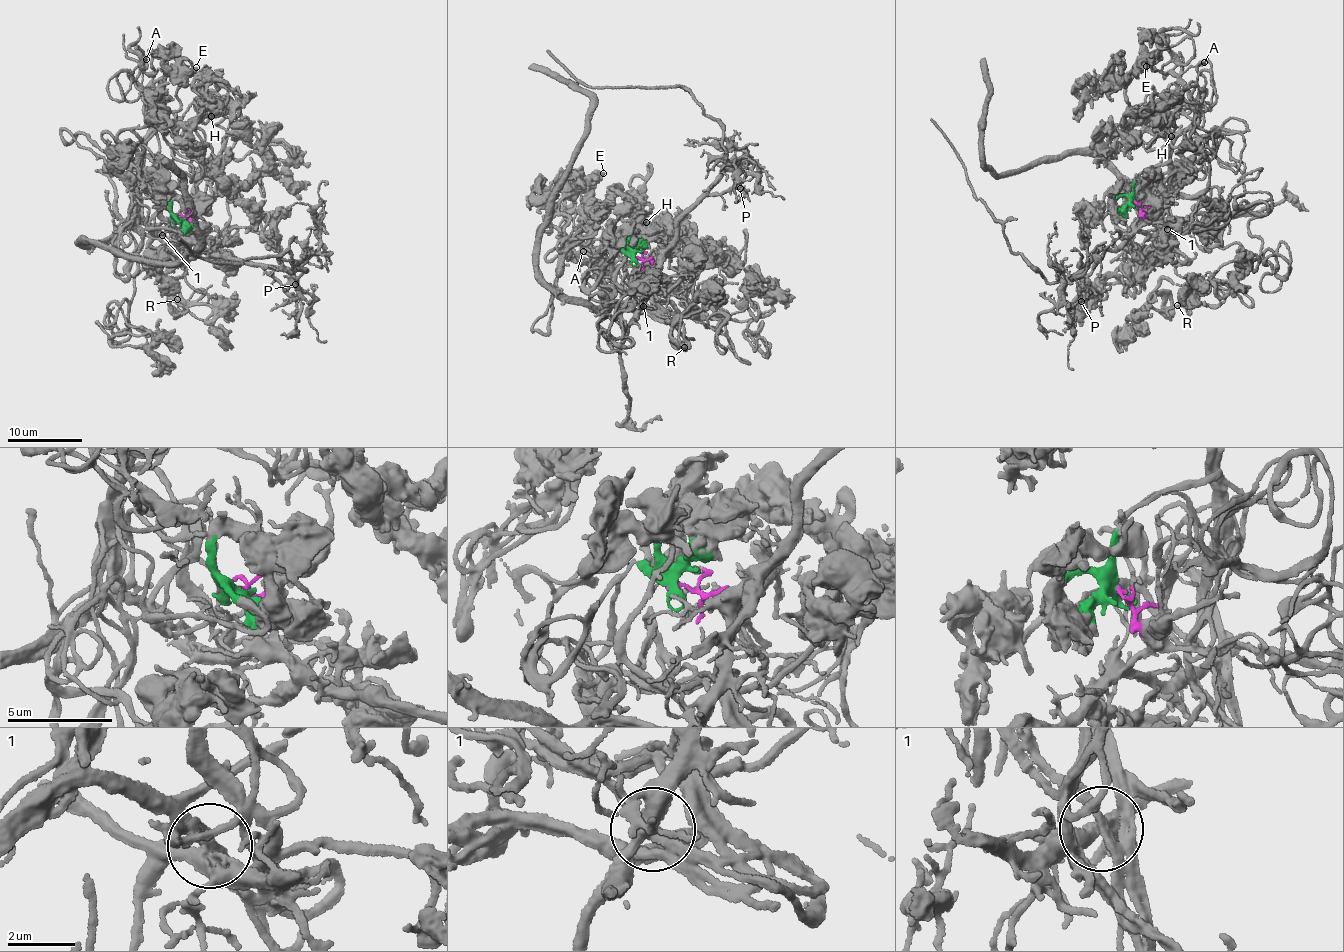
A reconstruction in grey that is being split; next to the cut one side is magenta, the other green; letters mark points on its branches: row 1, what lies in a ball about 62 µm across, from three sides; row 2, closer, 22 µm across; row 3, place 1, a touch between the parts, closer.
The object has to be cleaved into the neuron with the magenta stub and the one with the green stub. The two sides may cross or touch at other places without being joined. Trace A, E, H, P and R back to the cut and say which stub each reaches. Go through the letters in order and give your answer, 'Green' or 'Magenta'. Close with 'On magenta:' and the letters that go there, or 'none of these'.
A: Green
E: Green
H: Green
P: Magenta
R: Green
On magenta: P

